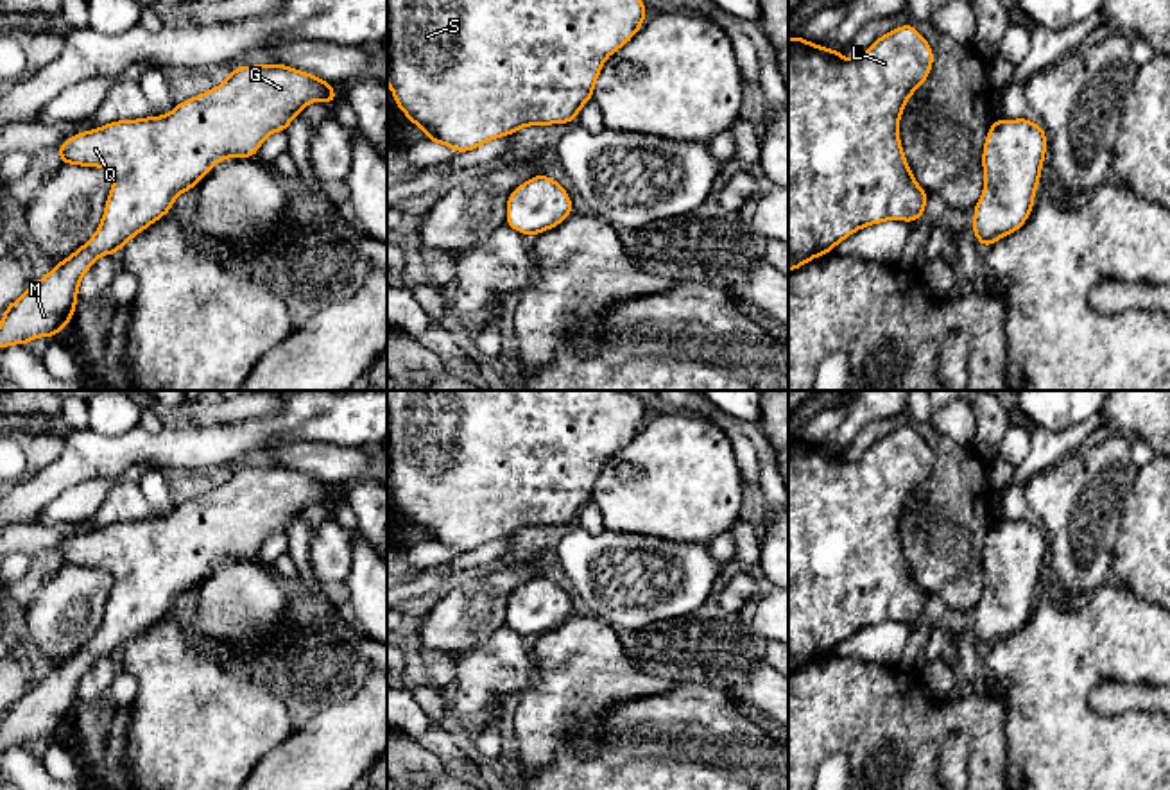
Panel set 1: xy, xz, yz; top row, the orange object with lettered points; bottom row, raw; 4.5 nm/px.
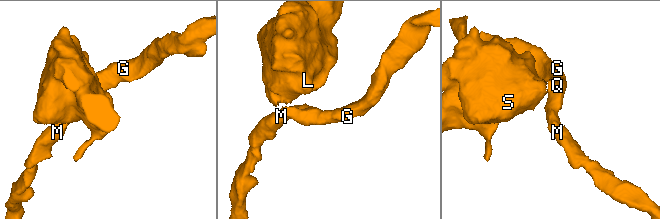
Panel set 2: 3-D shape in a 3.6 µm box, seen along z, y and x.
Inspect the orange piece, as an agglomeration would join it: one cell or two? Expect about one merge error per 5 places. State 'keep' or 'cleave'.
keep

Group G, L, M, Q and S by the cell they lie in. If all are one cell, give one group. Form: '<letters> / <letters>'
G L M Q S

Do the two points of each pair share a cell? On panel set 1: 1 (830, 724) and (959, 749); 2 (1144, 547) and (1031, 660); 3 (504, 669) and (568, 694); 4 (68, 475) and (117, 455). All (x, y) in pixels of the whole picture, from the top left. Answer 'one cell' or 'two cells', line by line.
1: two cells
2: two cells
3: two cells
4: one cell

